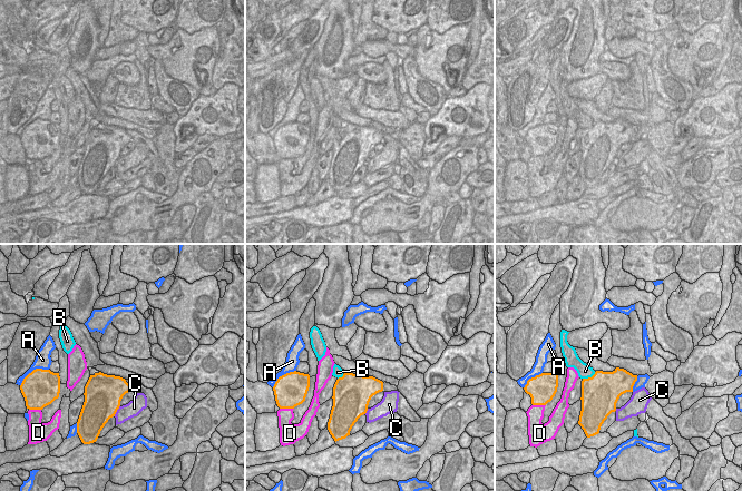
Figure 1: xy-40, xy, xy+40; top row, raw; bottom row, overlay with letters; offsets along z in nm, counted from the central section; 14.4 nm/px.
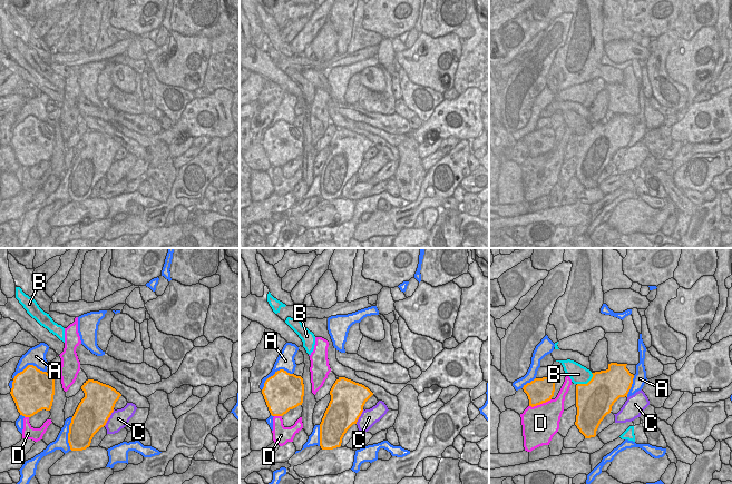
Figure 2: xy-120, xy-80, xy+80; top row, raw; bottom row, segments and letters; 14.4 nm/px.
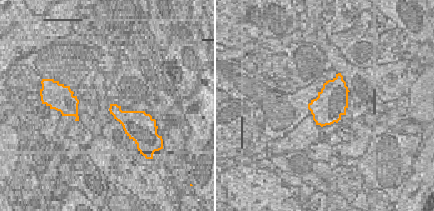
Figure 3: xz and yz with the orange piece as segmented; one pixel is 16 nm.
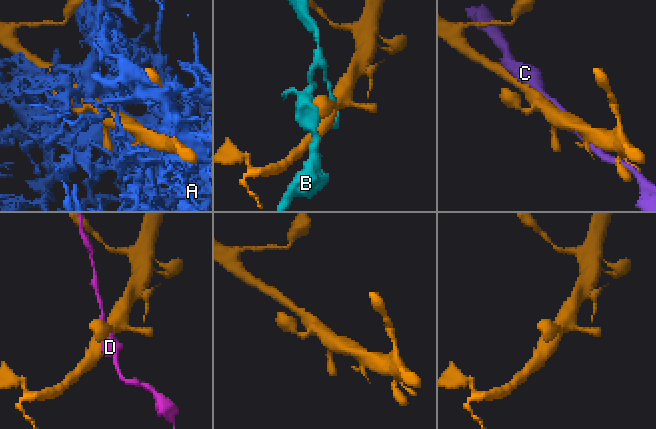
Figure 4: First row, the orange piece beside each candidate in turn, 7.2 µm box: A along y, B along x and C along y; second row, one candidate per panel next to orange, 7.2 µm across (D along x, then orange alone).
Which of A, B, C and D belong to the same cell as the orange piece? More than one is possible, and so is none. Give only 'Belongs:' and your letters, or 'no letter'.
Belongs: no letter

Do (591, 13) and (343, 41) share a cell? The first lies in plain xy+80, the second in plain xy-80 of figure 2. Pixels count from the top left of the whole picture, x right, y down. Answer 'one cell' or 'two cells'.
two cells

